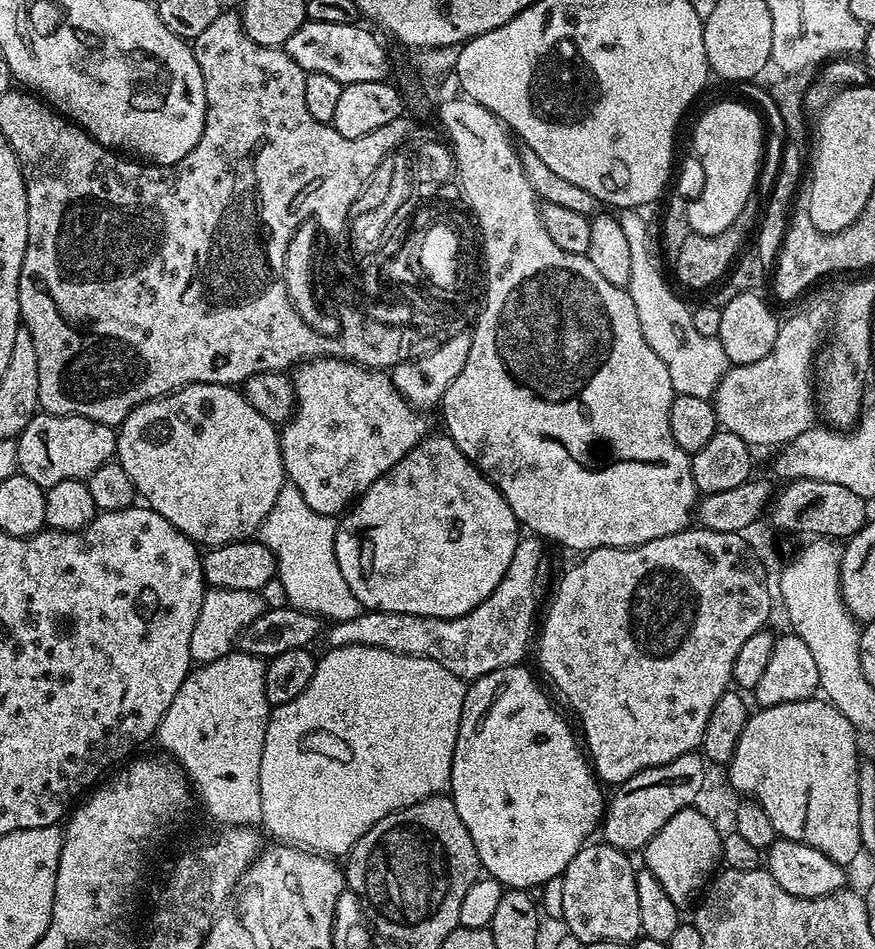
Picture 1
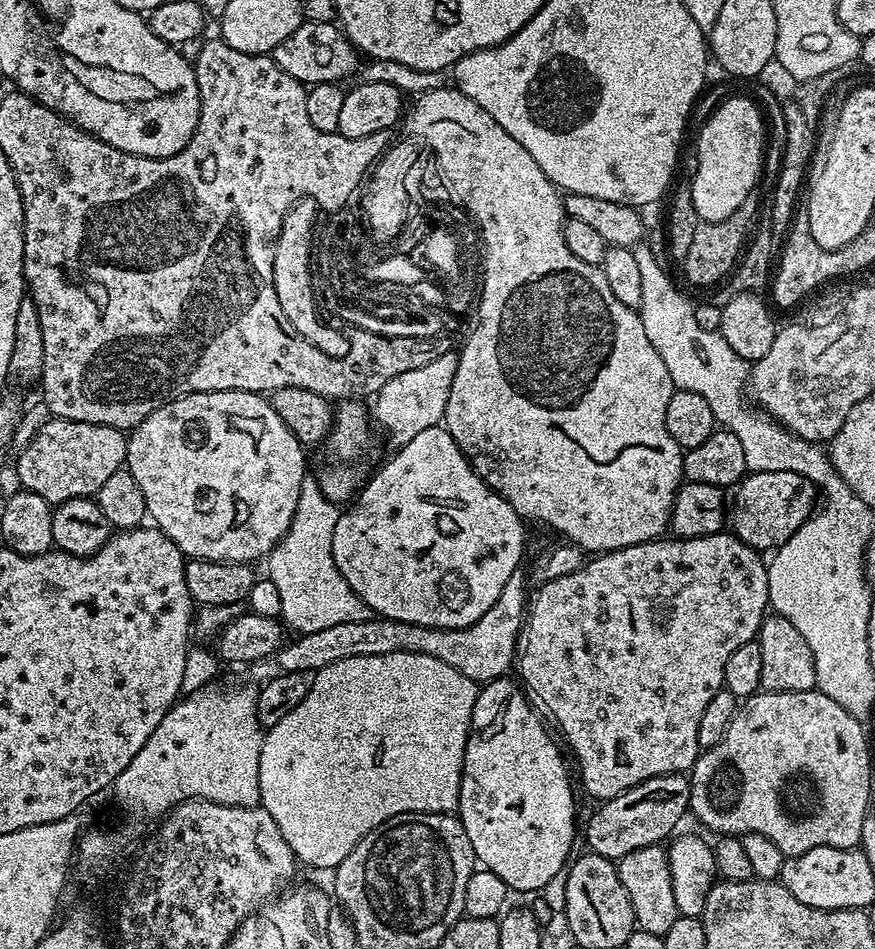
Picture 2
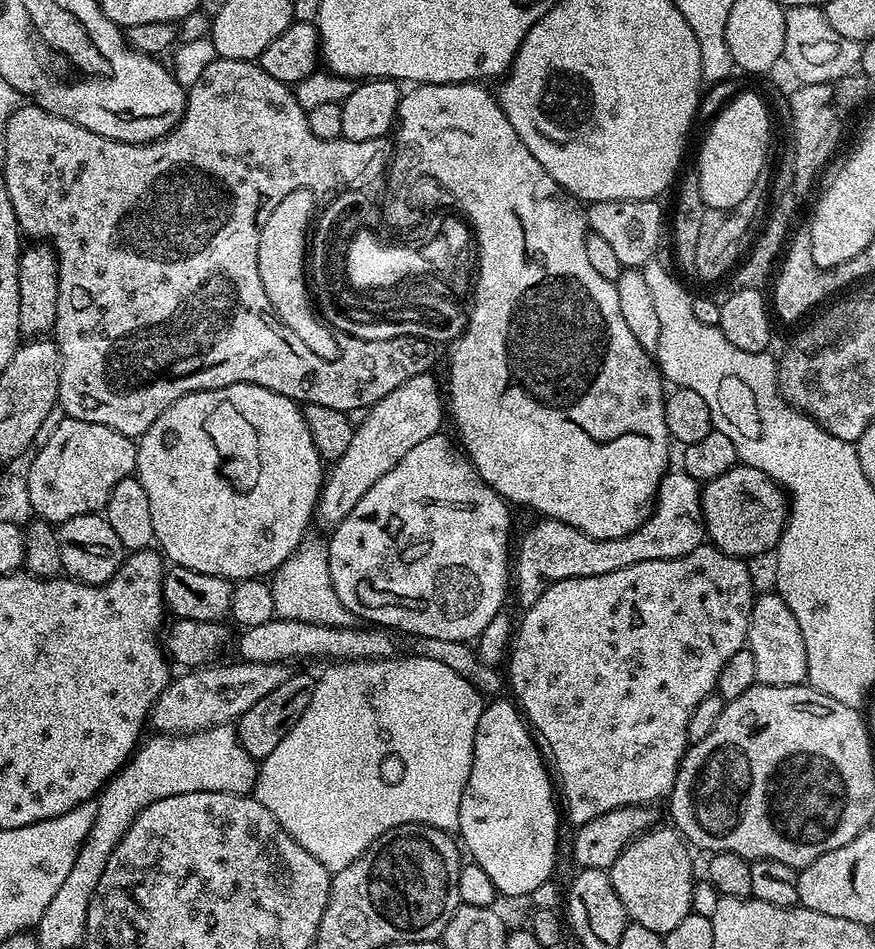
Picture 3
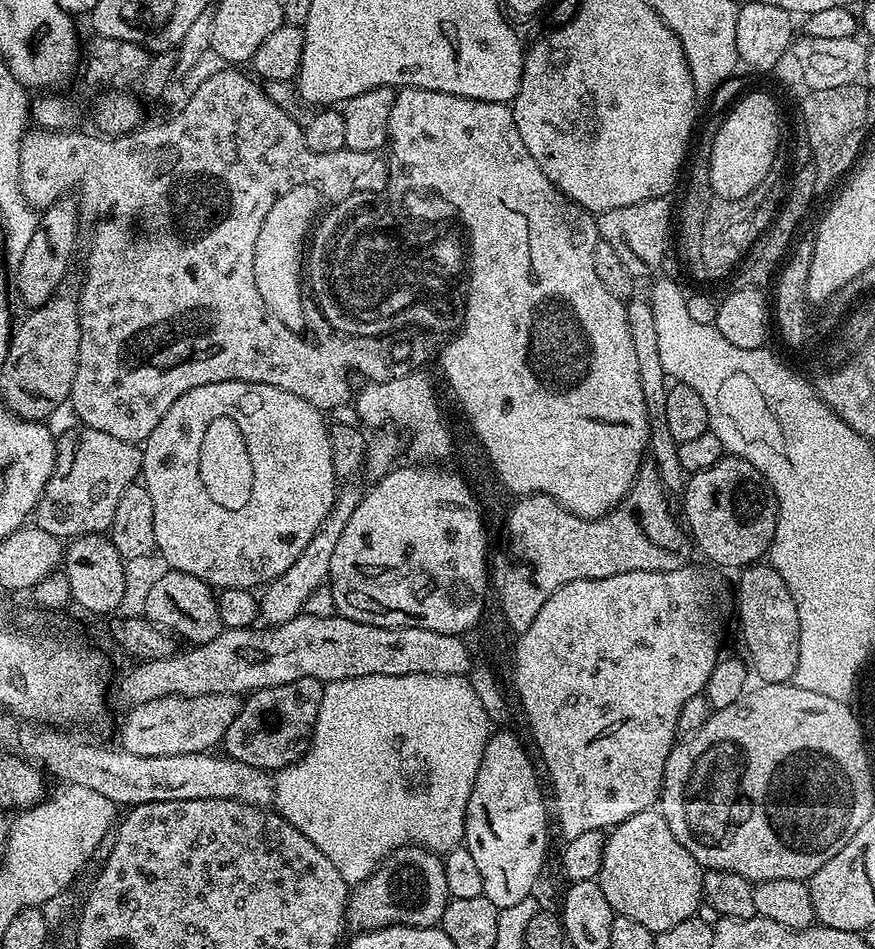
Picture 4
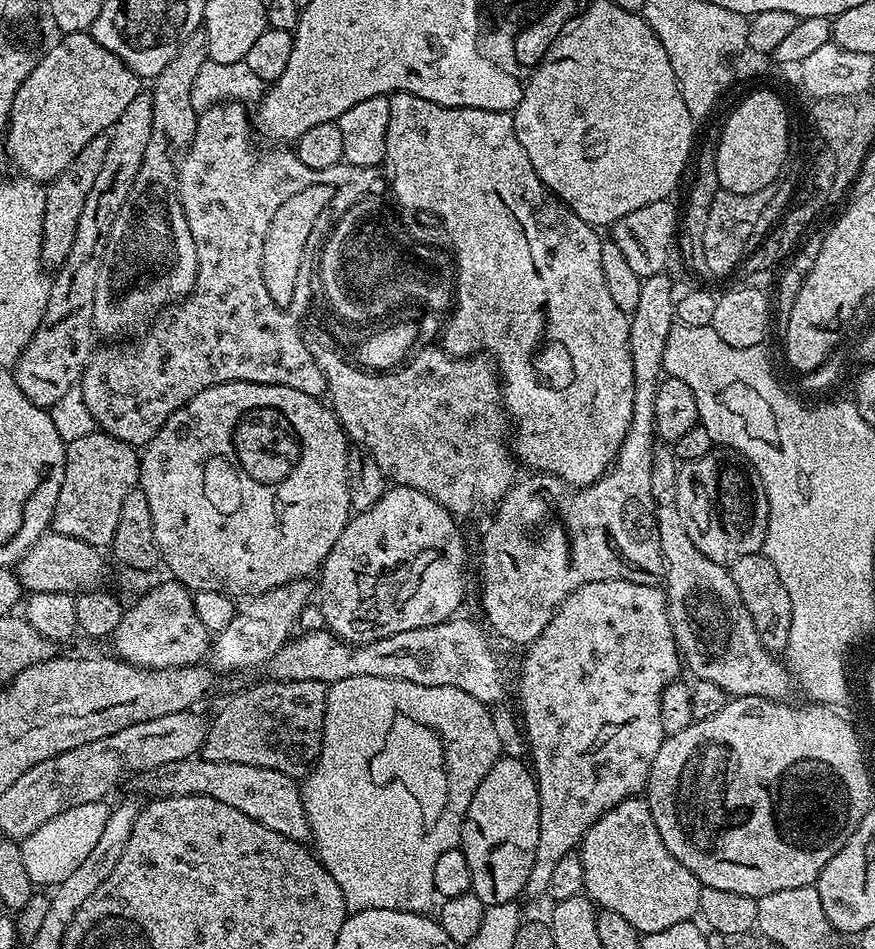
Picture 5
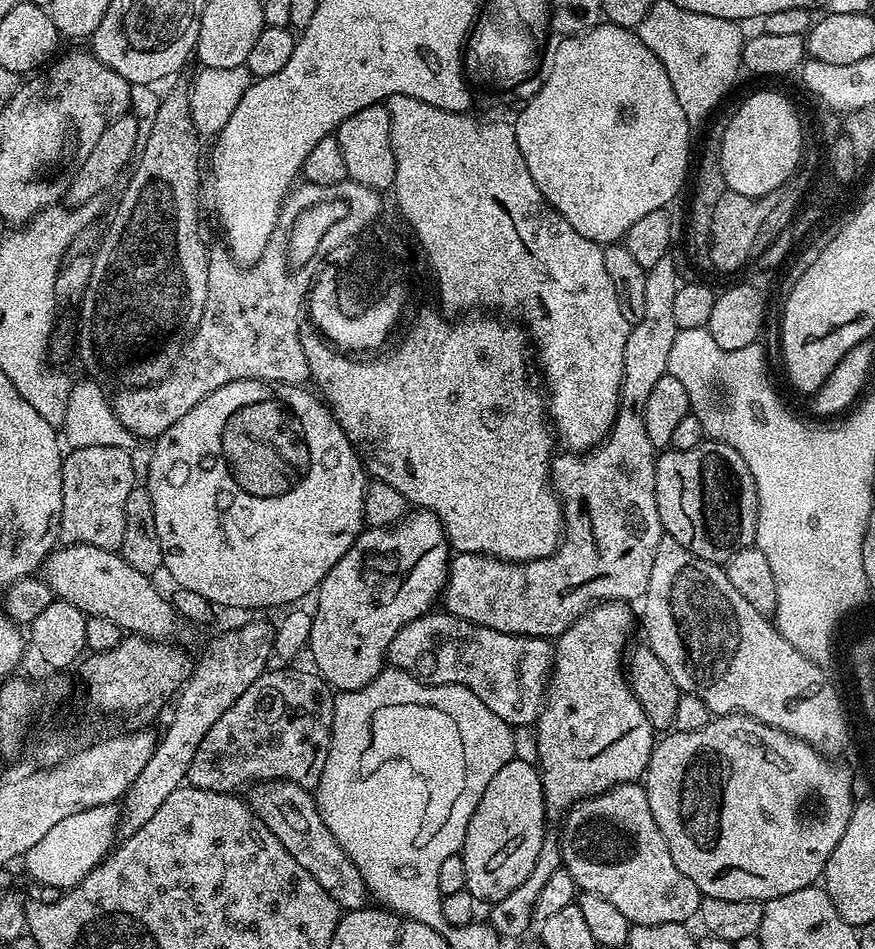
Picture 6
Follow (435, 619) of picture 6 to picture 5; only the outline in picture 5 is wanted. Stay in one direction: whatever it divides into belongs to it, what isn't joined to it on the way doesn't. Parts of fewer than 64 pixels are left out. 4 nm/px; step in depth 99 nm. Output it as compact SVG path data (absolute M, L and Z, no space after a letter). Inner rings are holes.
M453 618L434 626L422 626L418 630L402 630L402 634L384 636L369 644L355 646L327 630L301 631L298 634L300 636L289 638L273 654L272 659L266 664L267 675L274 680L316 680L325 686L342 678L359 676L409 680L418 686L454 686L458 690L466 690L466 694L478 698L484 704L499 705L500 699L504 696L504 680L500 677L500 660L496 657L491 642L488 641L489 633L483 627L480 629L472 620L460 619Z

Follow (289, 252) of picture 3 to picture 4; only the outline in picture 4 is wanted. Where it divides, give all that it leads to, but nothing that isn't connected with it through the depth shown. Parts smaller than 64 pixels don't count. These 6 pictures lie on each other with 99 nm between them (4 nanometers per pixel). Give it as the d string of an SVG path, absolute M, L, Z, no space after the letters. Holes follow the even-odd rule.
M303 184L282 194L263 219L254 244L254 282L262 297L268 315L292 332L303 331L302 275L304 272L304 247L317 217L319 189L313 184Z

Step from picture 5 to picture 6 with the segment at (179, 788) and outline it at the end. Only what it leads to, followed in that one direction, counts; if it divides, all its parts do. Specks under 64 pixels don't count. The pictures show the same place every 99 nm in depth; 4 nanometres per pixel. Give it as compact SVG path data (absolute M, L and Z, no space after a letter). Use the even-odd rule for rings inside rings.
M270 780L257 783L252 789L252 796L248 798L248 805L263 824L272 831L274 838L290 850L290 858L334 898L341 909L351 910L365 907L369 903L370 893L364 887L364 879L354 862L338 846L338 838L330 834L330 826L322 822L322 814L316 805L315 795L309 789L298 786L289 780Z

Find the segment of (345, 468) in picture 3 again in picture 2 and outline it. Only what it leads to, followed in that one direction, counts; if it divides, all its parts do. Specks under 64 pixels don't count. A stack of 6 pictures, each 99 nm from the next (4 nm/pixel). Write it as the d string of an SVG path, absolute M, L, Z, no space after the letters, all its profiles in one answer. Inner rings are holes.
M450 350L442 354L442 358L434 358L426 362L426 366L418 366L418 370L406 370L406 374L398 374L398 378L390 378L386 386L377 392L371 405L370 416L382 431L388 435L393 449L401 448L410 438L414 438L422 430L437 427L444 419L446 402L450 398L450 386L454 382L454 374L458 370L458 356Z

